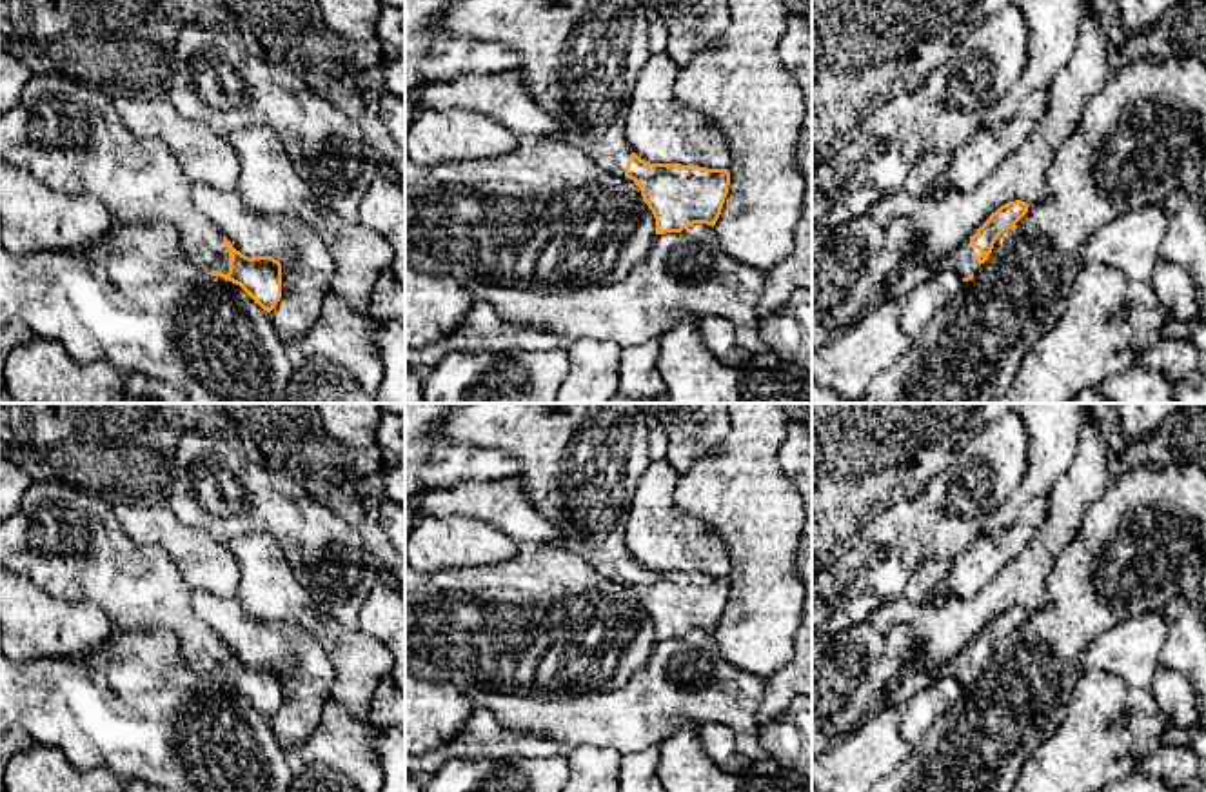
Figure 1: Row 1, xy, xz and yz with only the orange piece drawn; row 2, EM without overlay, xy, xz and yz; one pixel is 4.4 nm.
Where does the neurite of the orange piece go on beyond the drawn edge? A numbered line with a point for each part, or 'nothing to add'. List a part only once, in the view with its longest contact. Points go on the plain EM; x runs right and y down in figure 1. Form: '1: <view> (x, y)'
1: xy (66, 540)

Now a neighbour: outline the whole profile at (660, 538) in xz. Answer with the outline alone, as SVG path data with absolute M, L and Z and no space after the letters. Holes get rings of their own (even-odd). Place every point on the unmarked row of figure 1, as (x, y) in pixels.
M650 460L630 498L625 545L641 567L728 576L723 540L703 521L674 507L681 474L667 461Z

